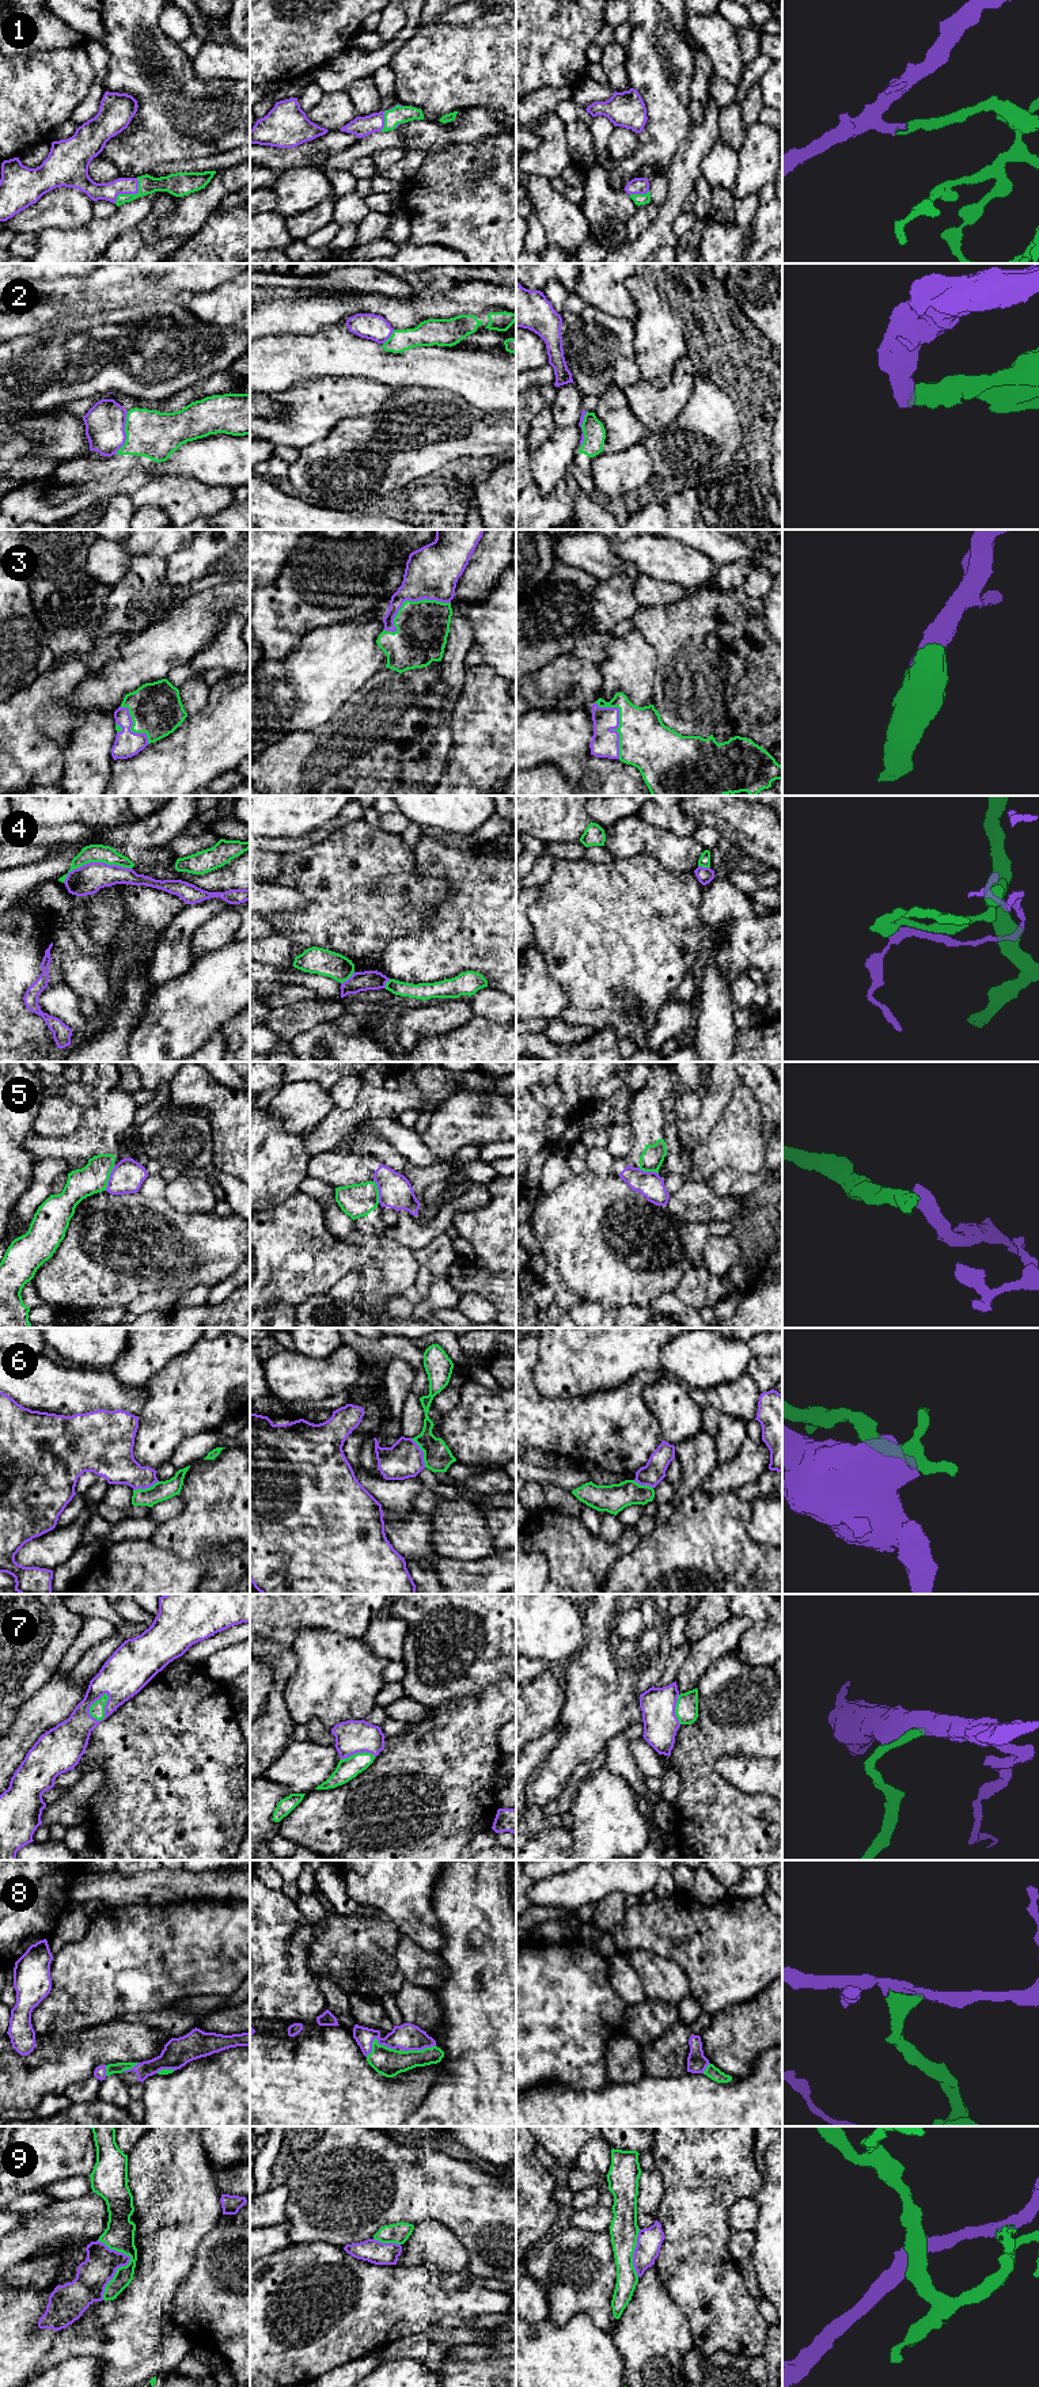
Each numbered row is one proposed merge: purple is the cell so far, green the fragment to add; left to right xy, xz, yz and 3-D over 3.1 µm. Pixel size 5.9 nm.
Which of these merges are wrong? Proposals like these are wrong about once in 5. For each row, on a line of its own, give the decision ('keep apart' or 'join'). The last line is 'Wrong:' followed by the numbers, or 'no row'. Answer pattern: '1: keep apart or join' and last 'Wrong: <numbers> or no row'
1: join
2: keep apart
3: join
4: keep apart
5: keep apart
6: keep apart
7: join
8: join
9: keep apart
Wrong: 2, 4, 5, 6, 9

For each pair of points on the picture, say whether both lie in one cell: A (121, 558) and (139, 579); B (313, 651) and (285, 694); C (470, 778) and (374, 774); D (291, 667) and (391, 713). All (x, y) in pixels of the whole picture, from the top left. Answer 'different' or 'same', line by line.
A: different
B: same
C: different
D: different

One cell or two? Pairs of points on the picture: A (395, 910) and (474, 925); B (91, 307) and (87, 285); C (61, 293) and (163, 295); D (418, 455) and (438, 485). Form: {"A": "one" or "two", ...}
{"A": "two", "B": "two", "C": "two", "D": "two"}

